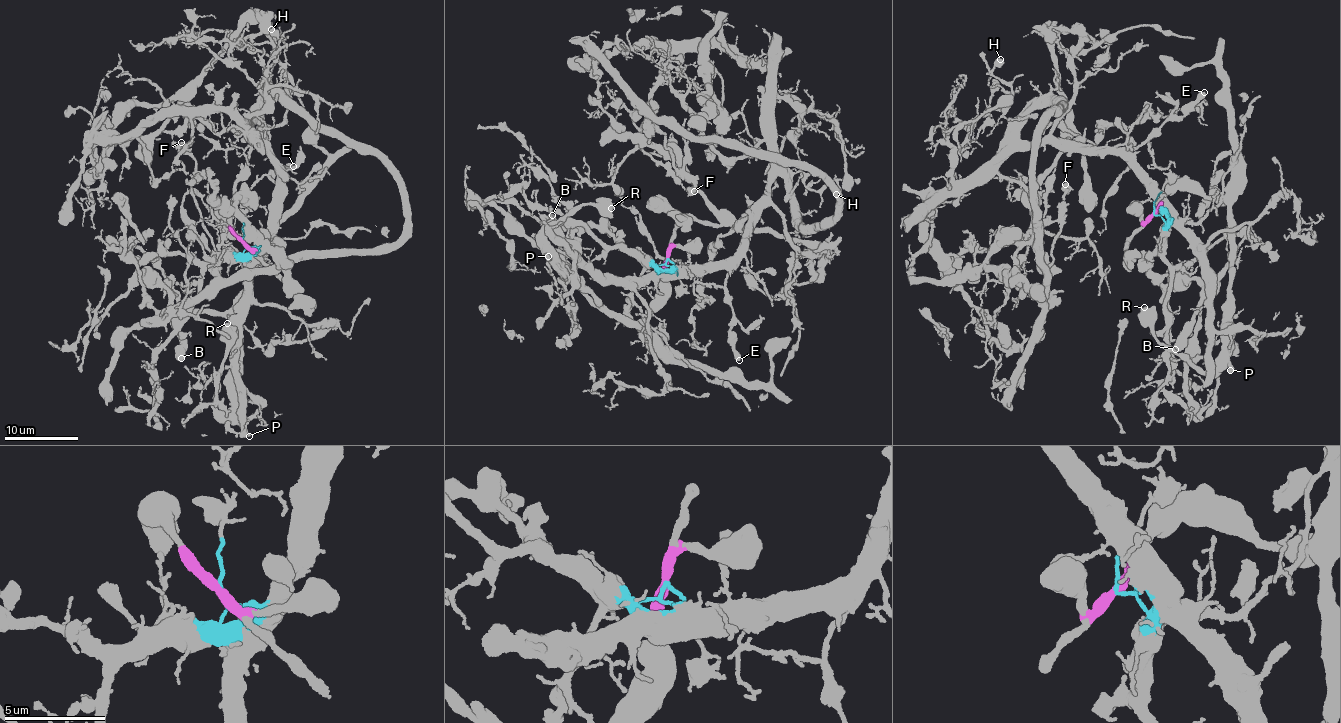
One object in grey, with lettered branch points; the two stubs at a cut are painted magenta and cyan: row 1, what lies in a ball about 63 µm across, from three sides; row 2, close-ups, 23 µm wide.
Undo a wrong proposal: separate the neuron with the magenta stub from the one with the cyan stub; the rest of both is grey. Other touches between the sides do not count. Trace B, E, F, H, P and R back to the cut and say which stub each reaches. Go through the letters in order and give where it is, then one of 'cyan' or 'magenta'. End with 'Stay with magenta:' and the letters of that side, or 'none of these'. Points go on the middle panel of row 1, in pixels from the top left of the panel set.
B: (552, 215) | magenta
E: (739, 360) | cyan
F: (694, 191) | cyan
H: (836, 194) | cyan
P: (548, 256) | magenta
R: (611, 208) | magenta
Stay with magenta: B, P, R

